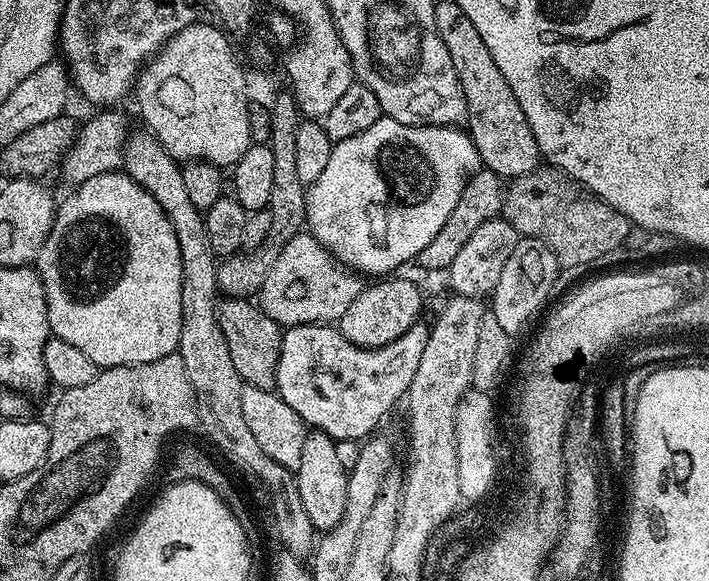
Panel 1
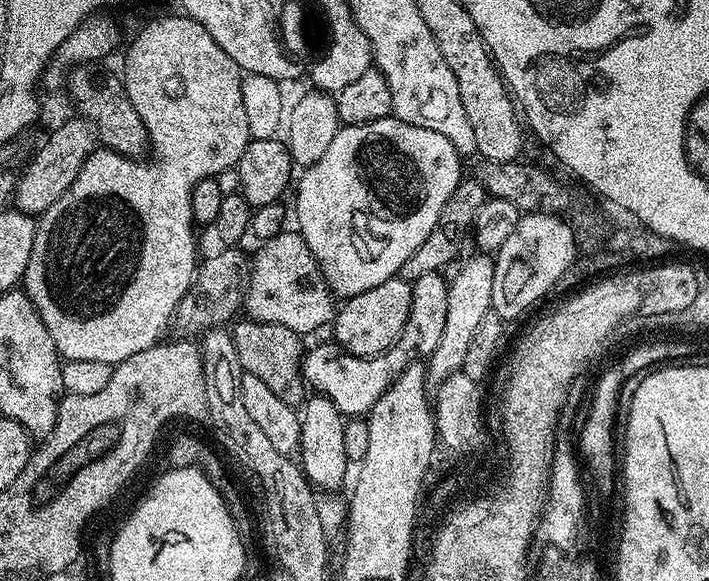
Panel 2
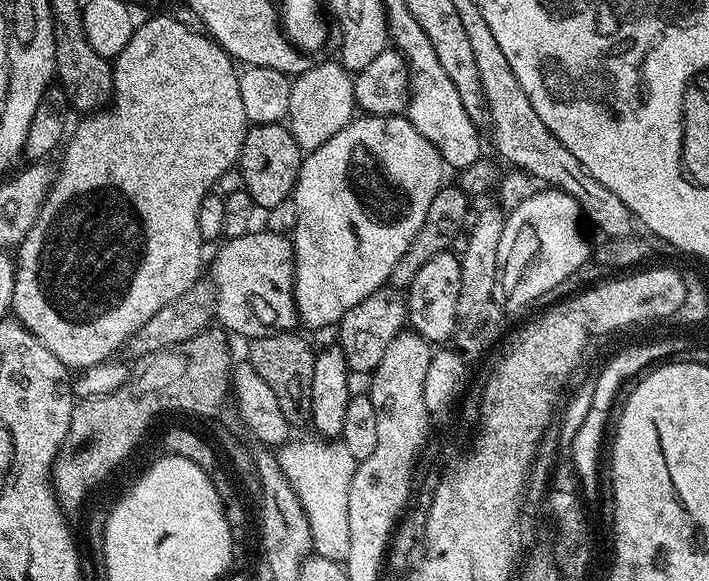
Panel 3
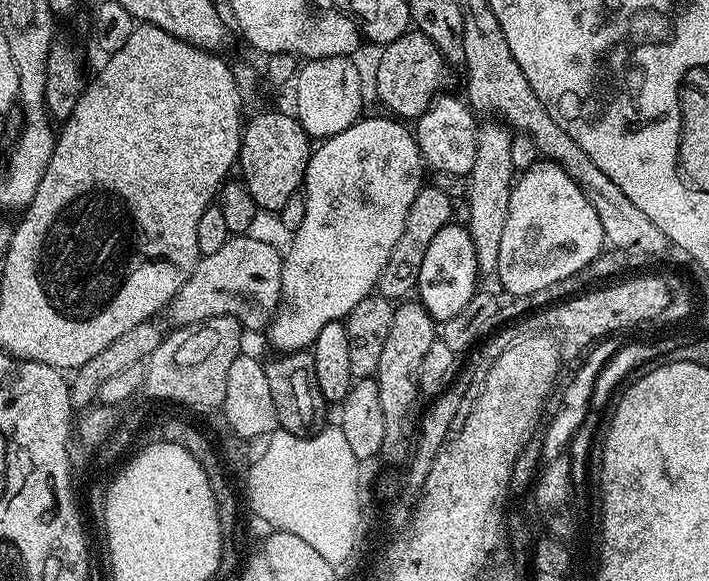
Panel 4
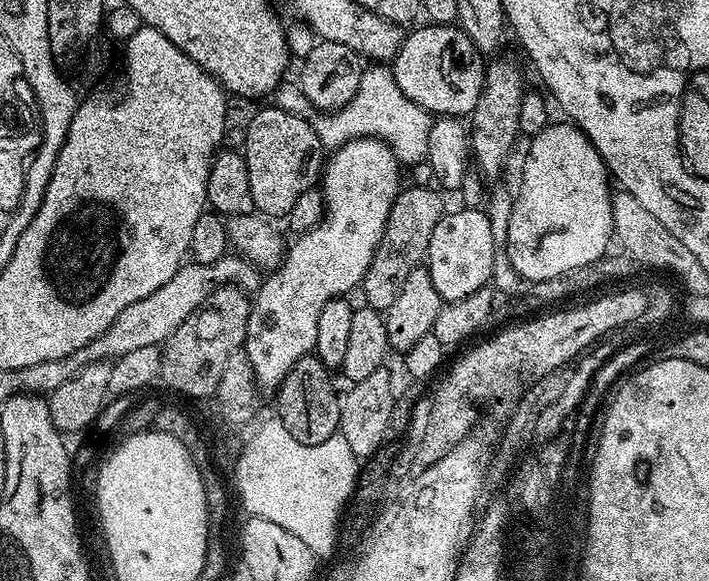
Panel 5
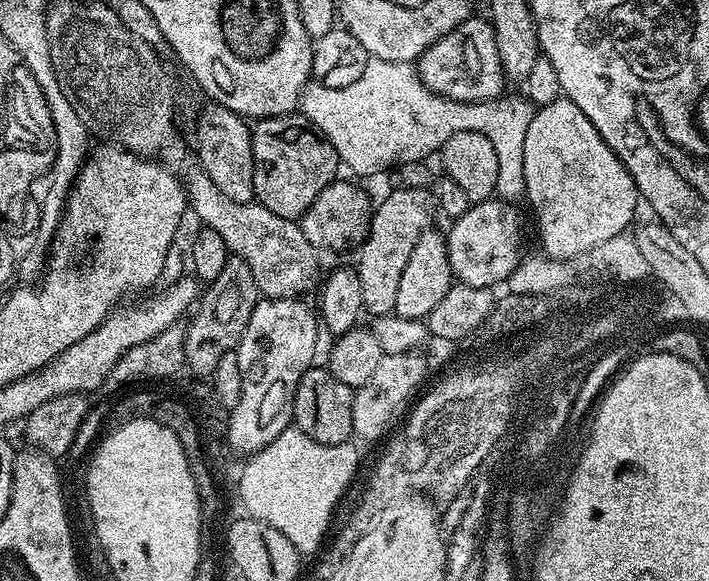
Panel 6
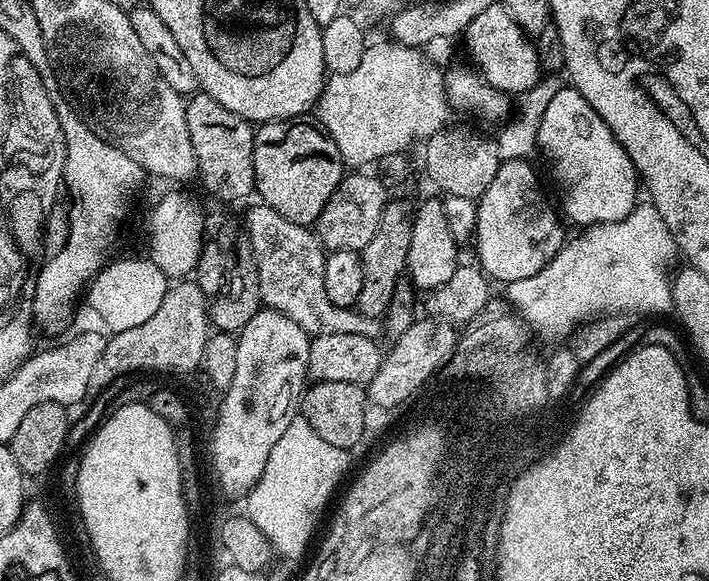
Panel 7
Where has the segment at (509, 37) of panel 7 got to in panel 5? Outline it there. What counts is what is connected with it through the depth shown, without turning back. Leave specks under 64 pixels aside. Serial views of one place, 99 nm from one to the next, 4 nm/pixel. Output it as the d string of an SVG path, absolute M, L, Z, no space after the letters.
M425 23L425 28L413 27L412 33L405 35L400 42L400 48L395 58L390 61L390 69L398 88L410 100L417 103L428 113L437 117L454 116L467 117L474 110L478 98L484 89L484 73L486 71L485 57L476 48L476 43L465 34L459 26Z

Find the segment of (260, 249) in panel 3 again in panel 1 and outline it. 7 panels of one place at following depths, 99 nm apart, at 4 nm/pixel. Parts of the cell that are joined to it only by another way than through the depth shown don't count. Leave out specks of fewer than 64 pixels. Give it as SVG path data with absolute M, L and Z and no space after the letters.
M305 230L290 238L290 242L286 242L286 250L278 254L278 262L274 262L274 270L270 270L266 282L258 293L258 306L275 324L281 326L338 322L342 314L346 314L350 302L354 302L354 298L358 298L358 294L366 286L365 281L360 280L363 280L361 273L344 267L330 254L330 250L326 250L326 246L322 246L312 237L311 232Z

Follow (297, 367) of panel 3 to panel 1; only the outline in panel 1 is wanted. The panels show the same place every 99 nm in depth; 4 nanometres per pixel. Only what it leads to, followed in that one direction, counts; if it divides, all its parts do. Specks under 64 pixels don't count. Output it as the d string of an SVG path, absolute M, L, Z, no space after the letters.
M248 298L221 299L216 305L216 317L226 340L226 350L230 350L230 362L234 362L234 370L238 370L241 380L250 386L275 389L281 325L275 324Z

